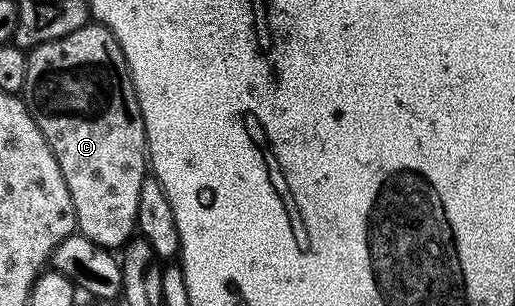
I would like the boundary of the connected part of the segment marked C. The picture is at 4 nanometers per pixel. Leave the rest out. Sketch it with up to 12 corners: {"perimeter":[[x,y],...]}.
{"perimeter":[[92,21],[31,48],[22,98],[76,231],[137,230],[150,164],[126,57]]}

